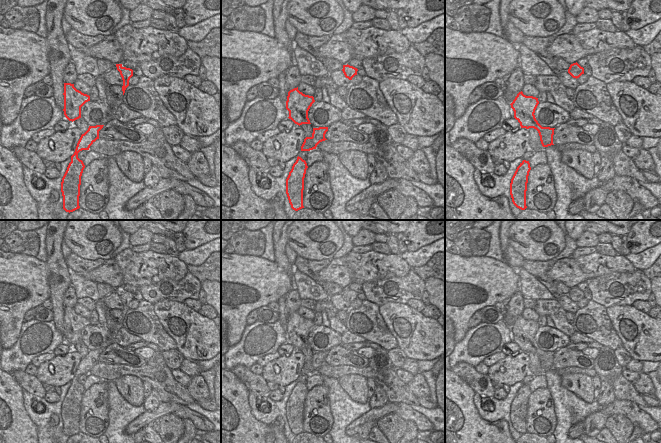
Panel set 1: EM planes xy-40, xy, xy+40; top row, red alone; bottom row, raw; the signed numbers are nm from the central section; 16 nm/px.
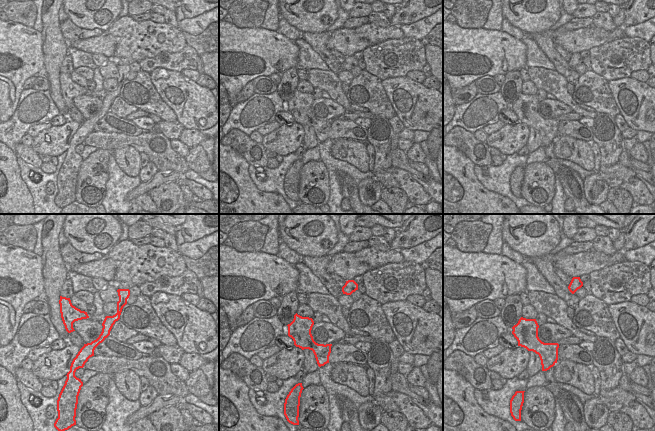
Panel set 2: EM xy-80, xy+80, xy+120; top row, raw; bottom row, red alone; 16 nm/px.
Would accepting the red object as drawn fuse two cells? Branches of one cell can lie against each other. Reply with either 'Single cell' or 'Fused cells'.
Fused cells.

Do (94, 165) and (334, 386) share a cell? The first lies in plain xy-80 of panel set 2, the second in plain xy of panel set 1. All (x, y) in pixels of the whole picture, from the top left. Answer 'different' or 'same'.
different

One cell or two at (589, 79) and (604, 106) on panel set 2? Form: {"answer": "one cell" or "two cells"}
{"answer": "one cell"}

